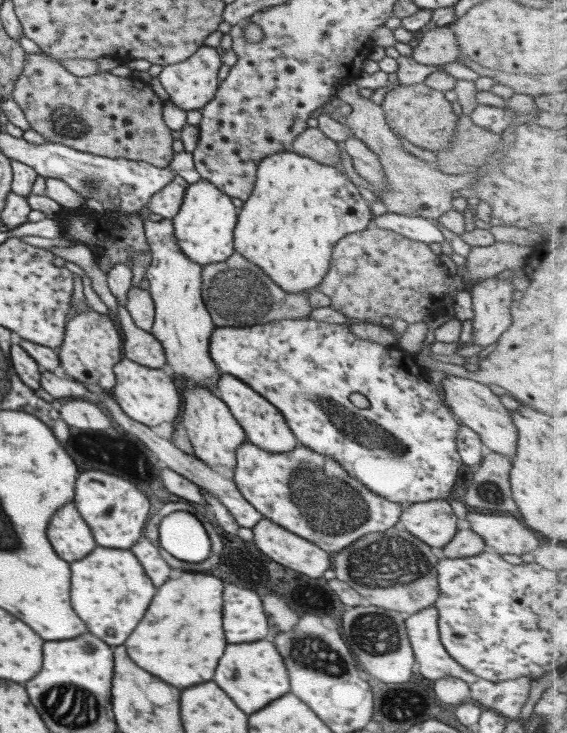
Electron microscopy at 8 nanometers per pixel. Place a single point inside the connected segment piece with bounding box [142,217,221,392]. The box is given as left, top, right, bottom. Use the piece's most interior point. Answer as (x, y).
(182, 325)

